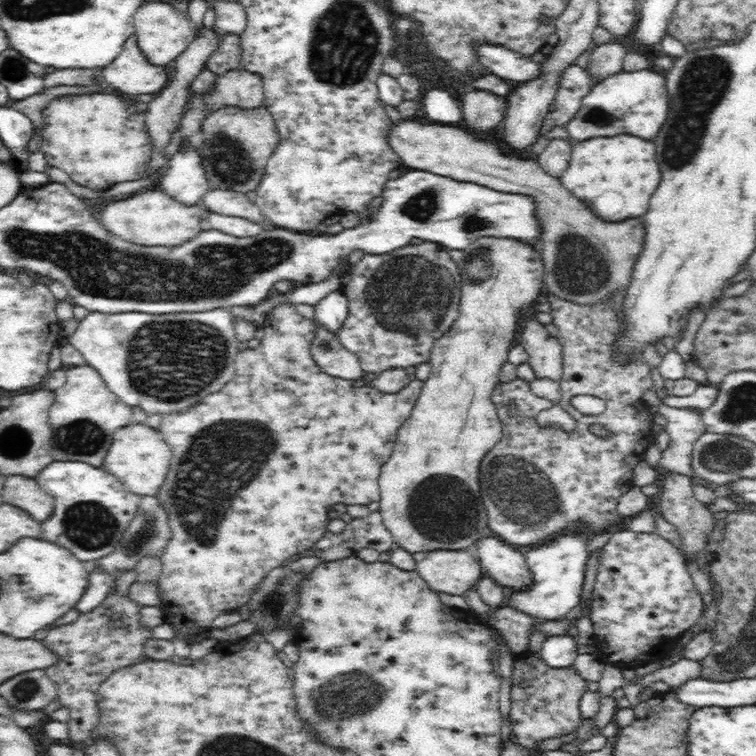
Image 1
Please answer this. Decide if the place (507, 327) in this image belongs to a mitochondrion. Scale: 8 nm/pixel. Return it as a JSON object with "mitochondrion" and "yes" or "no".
{"mitochondrion":"no"}

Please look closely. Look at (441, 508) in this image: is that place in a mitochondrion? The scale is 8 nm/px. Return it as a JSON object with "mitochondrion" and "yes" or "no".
{"mitochondrion":"yes"}

